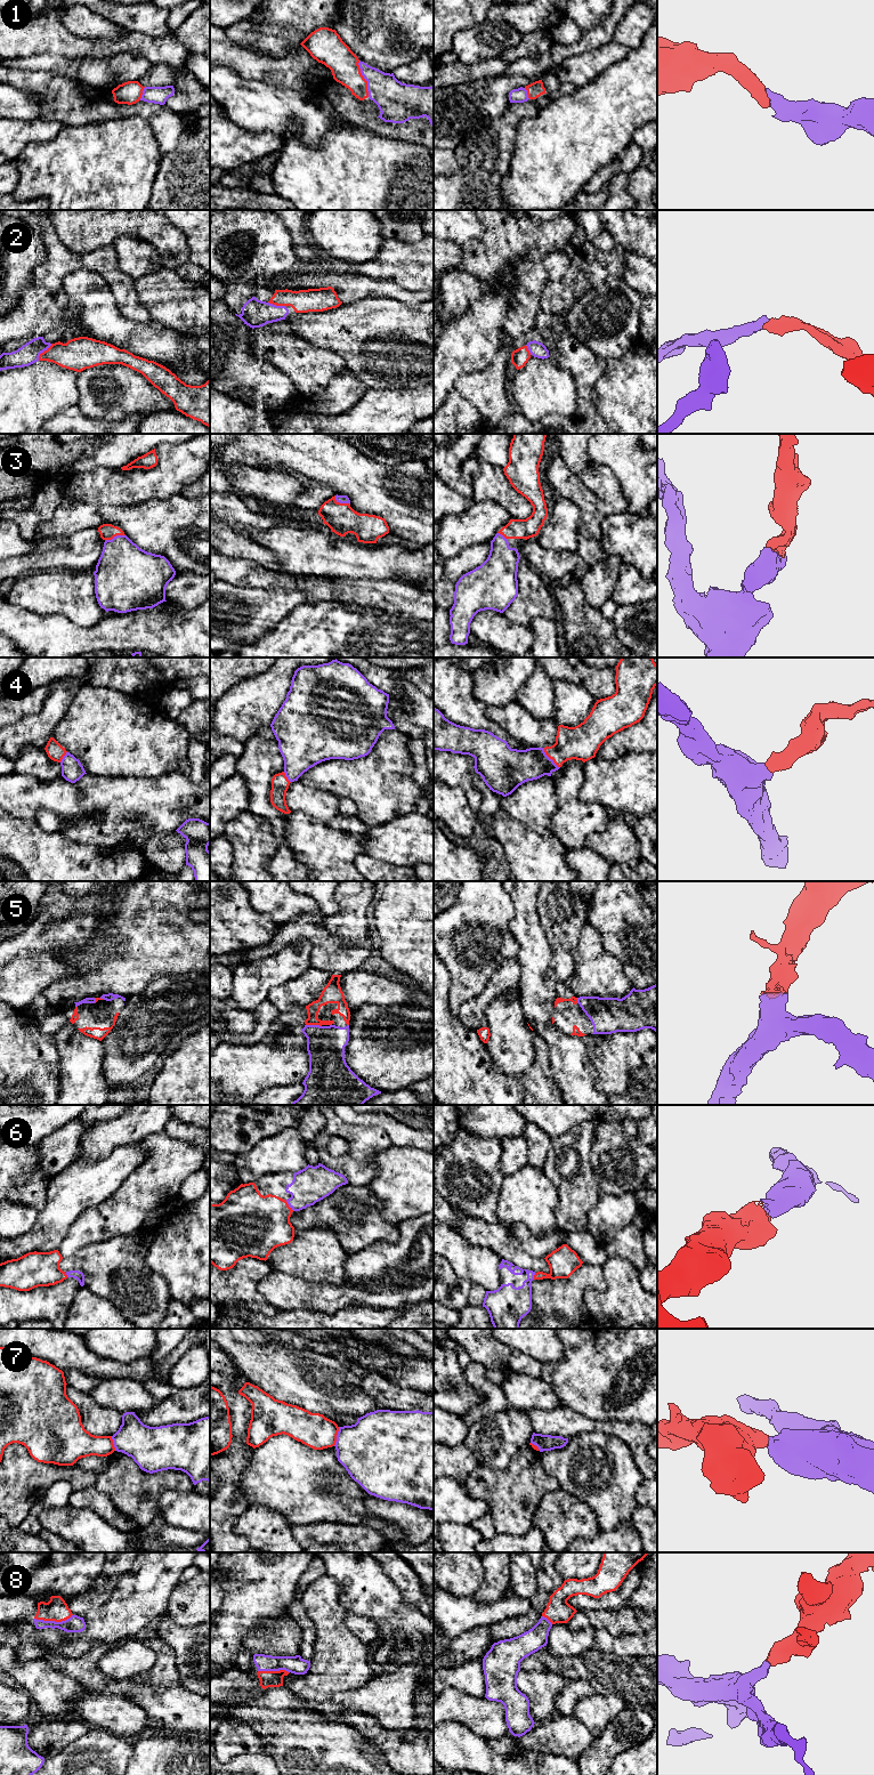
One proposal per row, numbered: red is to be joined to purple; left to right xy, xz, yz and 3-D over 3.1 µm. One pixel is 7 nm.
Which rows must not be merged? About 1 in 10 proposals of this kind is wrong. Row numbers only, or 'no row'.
7

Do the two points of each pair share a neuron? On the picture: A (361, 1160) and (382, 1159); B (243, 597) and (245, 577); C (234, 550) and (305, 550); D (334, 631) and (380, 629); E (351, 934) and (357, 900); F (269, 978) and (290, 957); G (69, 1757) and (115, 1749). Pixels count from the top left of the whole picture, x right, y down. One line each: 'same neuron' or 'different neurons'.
A: different neurons
B: different neurons
C: different neurons
D: same neuron
E: same neuron
F: same neuron
G: same neuron

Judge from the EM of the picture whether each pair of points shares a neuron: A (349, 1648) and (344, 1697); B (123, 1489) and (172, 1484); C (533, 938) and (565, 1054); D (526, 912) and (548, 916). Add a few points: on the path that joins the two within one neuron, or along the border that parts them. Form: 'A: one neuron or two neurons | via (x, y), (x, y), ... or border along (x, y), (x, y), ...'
A: two neurons | border along (369, 1679), (355, 1688), (334, 1692), (328, 1699)
B: one neuron | via (136, 1489), (160, 1484)
C: one neuron | via (534, 967), (537, 1009), (542, 1025)
D: two neurons | border along (537, 893), (537, 917), (548, 940)

